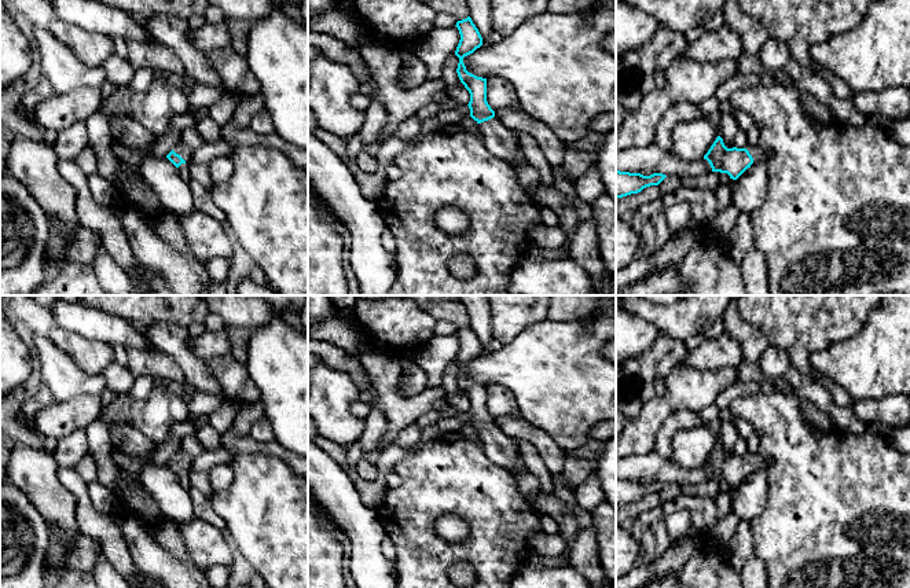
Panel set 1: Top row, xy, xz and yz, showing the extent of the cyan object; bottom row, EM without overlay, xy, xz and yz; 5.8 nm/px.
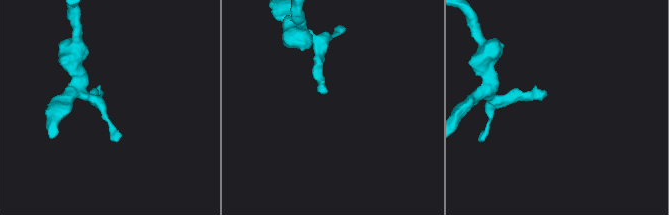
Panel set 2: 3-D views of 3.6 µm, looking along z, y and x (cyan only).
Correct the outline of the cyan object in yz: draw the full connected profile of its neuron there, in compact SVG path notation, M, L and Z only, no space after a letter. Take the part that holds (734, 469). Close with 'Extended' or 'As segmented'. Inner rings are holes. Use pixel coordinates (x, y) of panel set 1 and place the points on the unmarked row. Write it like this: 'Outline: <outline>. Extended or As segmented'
Outline: M718 444L704 467L709 470L712 479L727 481L730 486L737 488L755 468L767 470L770 464L771 460L760 452L727 456L723 446Z. Extended

